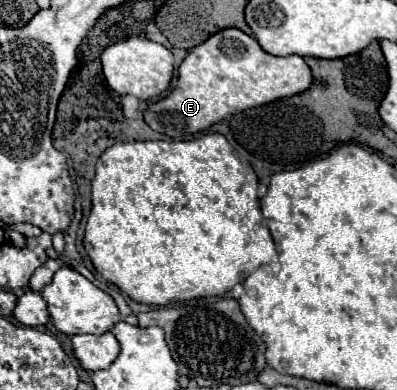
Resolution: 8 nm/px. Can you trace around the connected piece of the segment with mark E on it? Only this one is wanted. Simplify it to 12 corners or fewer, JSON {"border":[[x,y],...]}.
{"border":[[224,28],[182,60],[144,122],[184,138],[300,94],[302,56]]}

